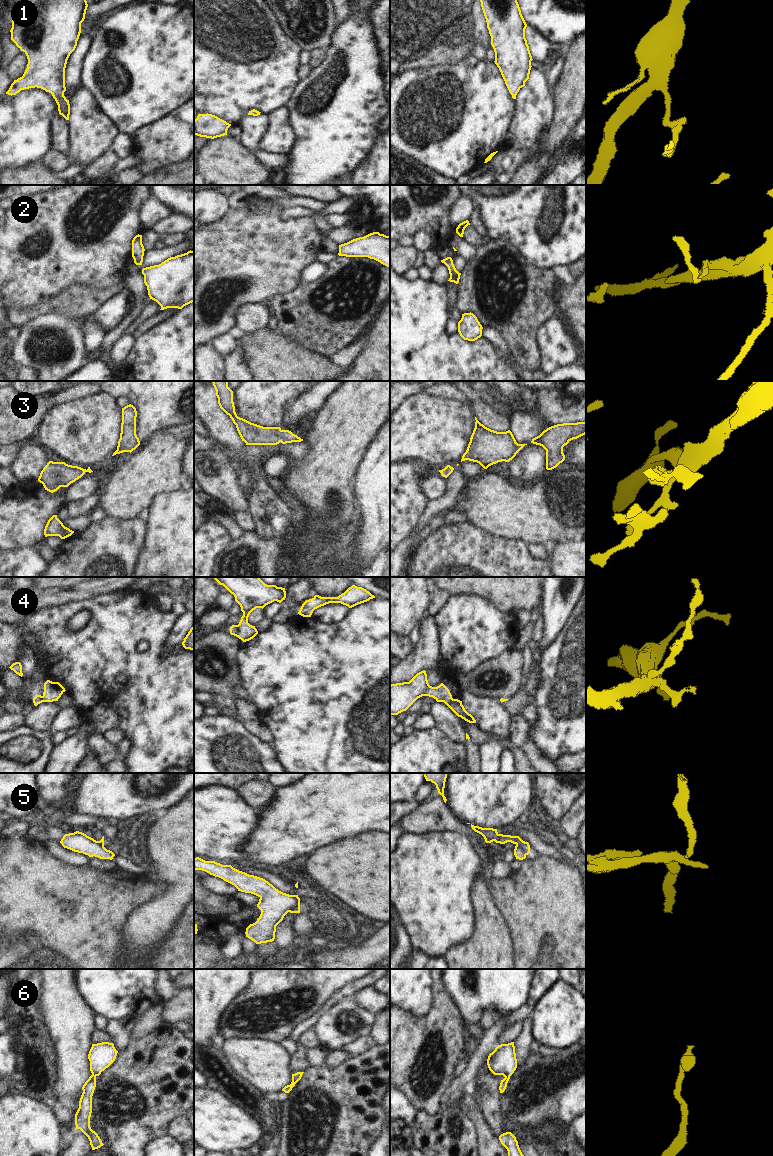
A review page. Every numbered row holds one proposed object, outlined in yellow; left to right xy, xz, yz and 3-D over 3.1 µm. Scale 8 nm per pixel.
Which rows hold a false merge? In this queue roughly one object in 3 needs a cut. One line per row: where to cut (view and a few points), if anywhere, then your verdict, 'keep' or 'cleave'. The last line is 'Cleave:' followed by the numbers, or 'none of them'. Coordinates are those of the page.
1: no cut; keep
2: no cut; keep
3: no cut; keep
4: cut in xz along (237, 625), (239, 628), (238, 636); cleave
5: cut in yz along (516, 844), (520, 845), (526, 854); cleave
6: no cut; keep
Cleave: 4, 5

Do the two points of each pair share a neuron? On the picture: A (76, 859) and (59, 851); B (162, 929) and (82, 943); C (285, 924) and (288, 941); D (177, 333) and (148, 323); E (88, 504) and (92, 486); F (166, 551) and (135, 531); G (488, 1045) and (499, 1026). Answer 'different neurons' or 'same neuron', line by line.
A: same neuron
B: different neurons
C: same neuron
D: different neurons
E: different neurons
F: different neurons
G: same neuron

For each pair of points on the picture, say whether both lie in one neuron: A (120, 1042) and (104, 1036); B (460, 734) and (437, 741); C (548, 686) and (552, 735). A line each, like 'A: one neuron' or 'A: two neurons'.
A: two neurons
B: two neurons
C: one neuron

